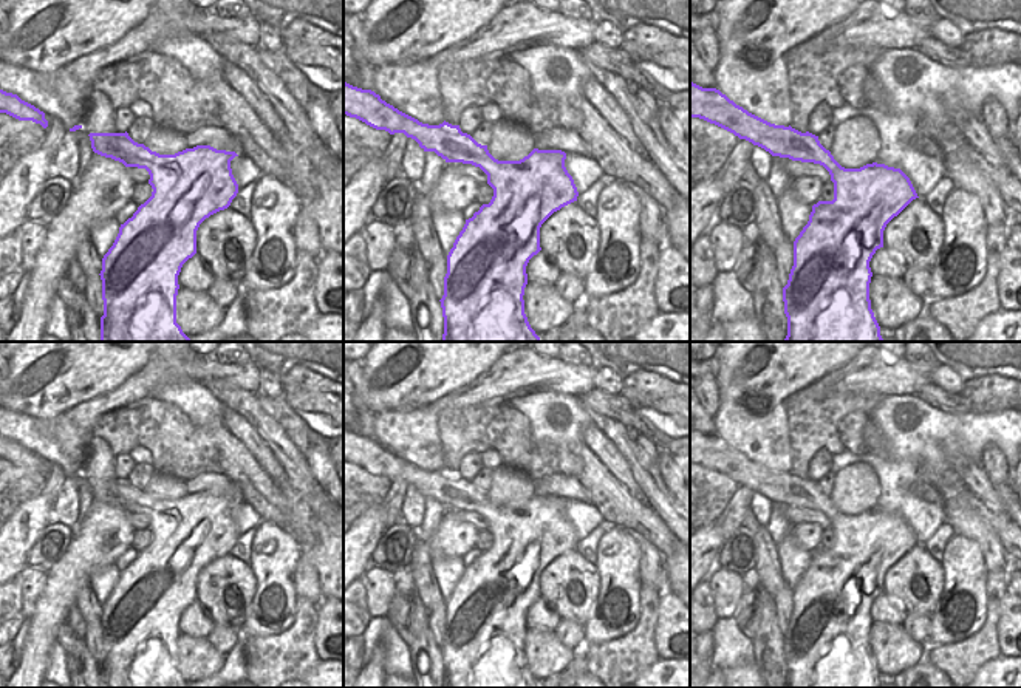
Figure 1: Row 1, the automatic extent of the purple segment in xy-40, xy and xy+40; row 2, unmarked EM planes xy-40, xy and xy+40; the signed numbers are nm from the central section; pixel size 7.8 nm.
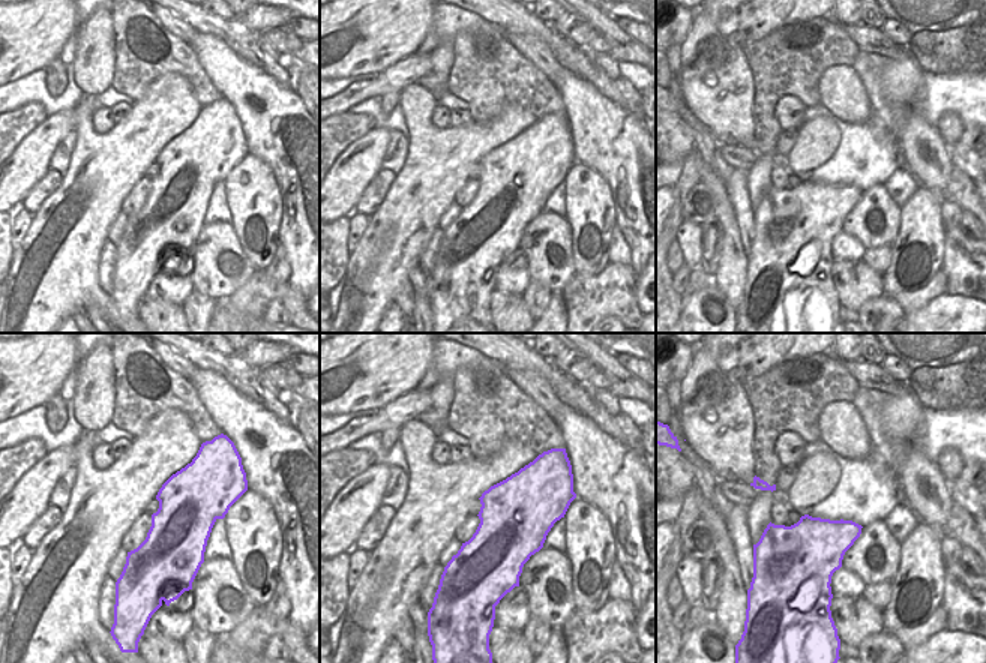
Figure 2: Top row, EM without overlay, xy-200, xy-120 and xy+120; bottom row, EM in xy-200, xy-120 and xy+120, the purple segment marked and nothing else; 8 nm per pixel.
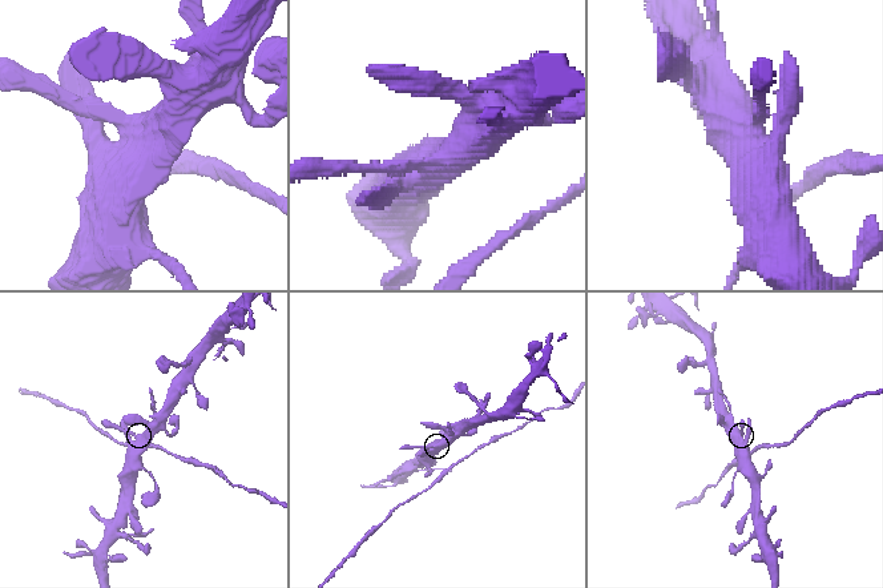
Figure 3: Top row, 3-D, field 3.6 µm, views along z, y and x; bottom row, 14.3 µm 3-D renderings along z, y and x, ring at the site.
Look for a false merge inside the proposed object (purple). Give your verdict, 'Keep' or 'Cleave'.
Keep

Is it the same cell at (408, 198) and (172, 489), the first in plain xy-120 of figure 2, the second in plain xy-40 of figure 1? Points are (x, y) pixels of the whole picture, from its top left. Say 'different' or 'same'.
different

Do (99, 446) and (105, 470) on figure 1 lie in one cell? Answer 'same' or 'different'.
same

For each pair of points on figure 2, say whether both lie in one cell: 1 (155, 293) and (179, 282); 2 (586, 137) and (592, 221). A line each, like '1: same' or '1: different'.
1: same
2: different

